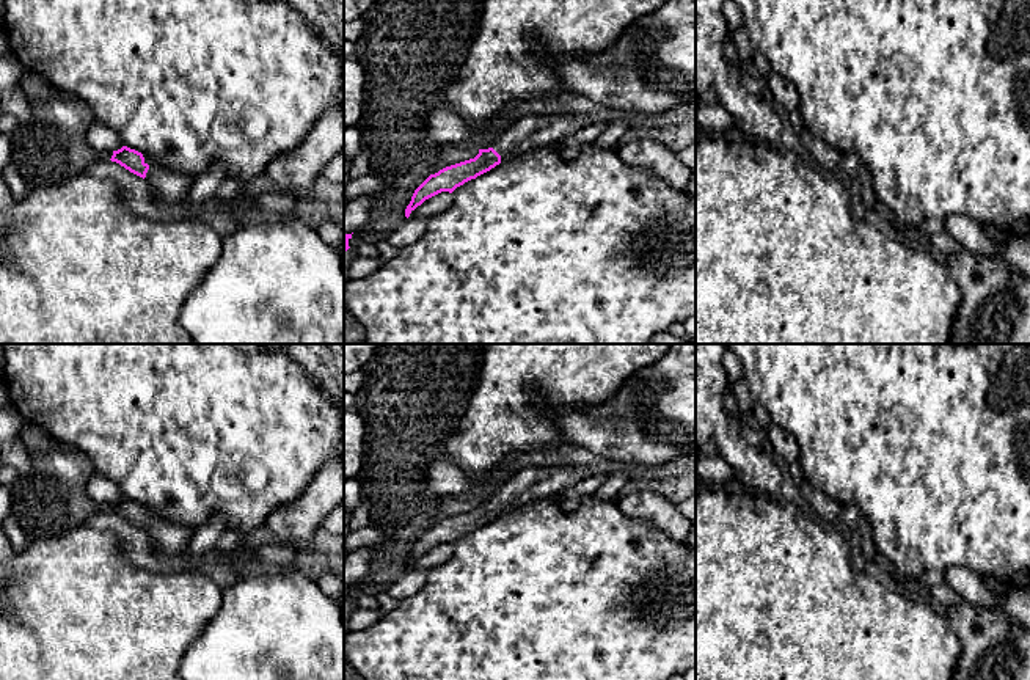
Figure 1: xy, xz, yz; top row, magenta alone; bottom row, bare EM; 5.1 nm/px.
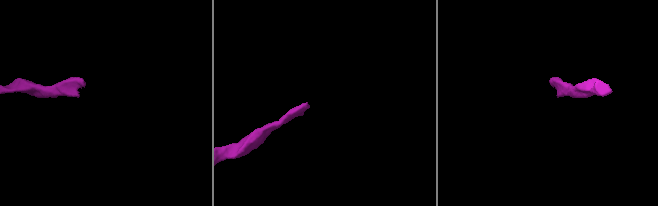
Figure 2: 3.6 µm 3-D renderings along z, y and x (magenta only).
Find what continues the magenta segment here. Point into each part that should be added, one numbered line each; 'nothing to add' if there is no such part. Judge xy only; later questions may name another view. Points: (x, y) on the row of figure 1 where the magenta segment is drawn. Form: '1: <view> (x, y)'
1: xy (168, 187)

